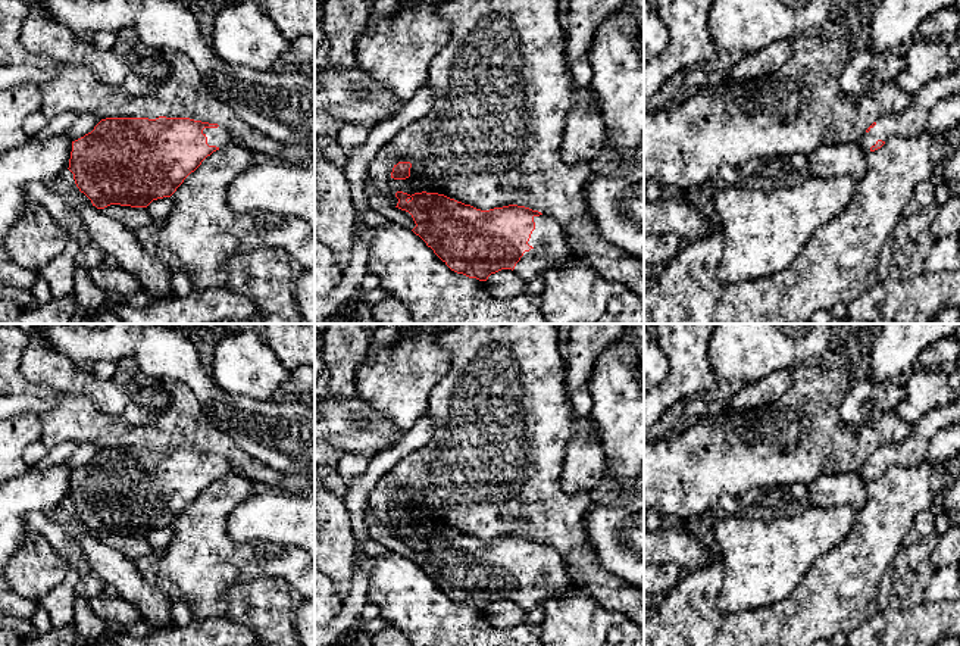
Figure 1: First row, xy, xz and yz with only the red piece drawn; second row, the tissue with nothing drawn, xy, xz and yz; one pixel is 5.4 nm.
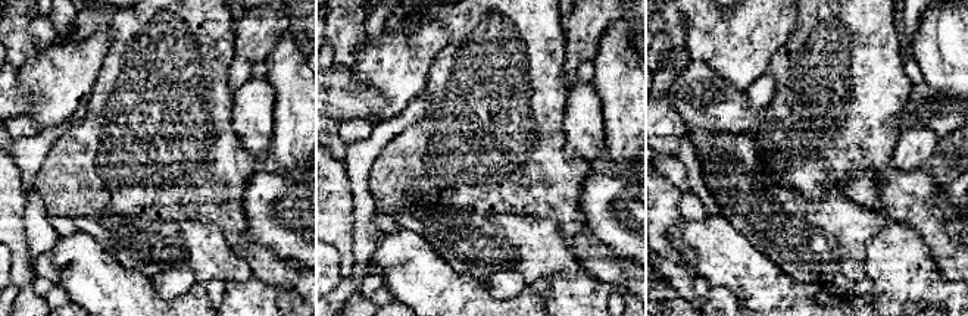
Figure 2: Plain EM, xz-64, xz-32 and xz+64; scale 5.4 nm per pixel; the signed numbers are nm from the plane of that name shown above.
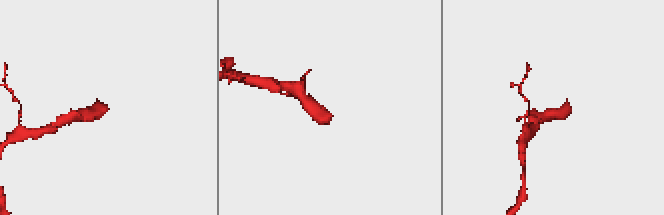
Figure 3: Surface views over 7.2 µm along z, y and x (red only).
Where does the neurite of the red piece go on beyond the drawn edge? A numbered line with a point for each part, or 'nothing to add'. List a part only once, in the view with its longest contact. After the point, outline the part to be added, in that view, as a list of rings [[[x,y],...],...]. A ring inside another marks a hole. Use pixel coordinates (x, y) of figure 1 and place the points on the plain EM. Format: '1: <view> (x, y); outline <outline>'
1: xz (550, 579); outline [[[550,544],[534,546],[535,559],[528,574],[532,577],[525,581],[515,596],[515,602],[529,612],[556,594],[567,594],[572,586],[565,571],[562,555]]]

